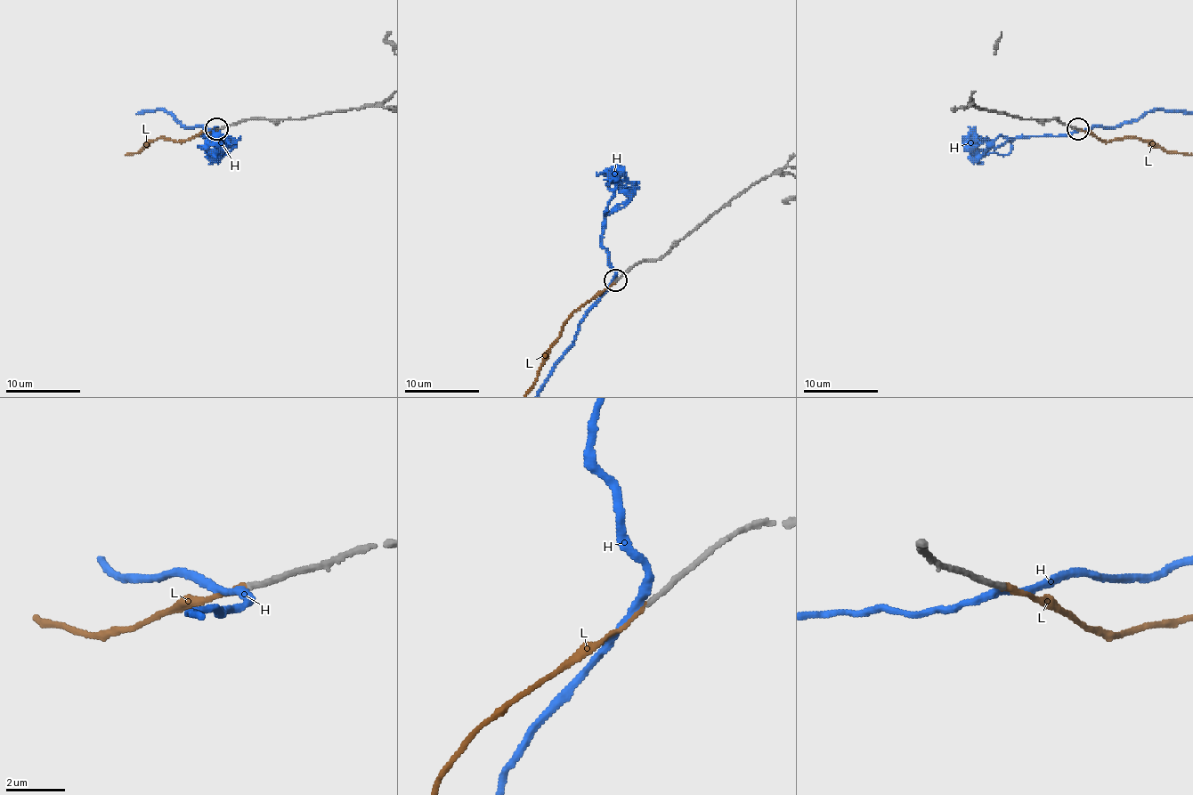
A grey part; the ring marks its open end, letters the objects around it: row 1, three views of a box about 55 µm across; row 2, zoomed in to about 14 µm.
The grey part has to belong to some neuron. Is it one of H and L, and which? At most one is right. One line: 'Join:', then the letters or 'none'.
Join: L

